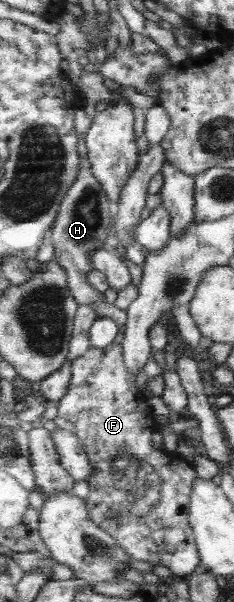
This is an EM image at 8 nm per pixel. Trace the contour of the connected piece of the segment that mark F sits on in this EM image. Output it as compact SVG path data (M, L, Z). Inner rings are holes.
M112 343L104 349L91 348L71 362L72 379L68 393L57 407L59 417L75 426L96 471L87 481L90 493L85 497L91 520L116 538L118 545L134 559L167 567L172 577L189 577L202 569L195 530L190 522L192 486L200 479L200 469L176 451L154 449L152 437L158 429L155 414L148 410L147 399L136 385L136 379L124 361L123 344Z

